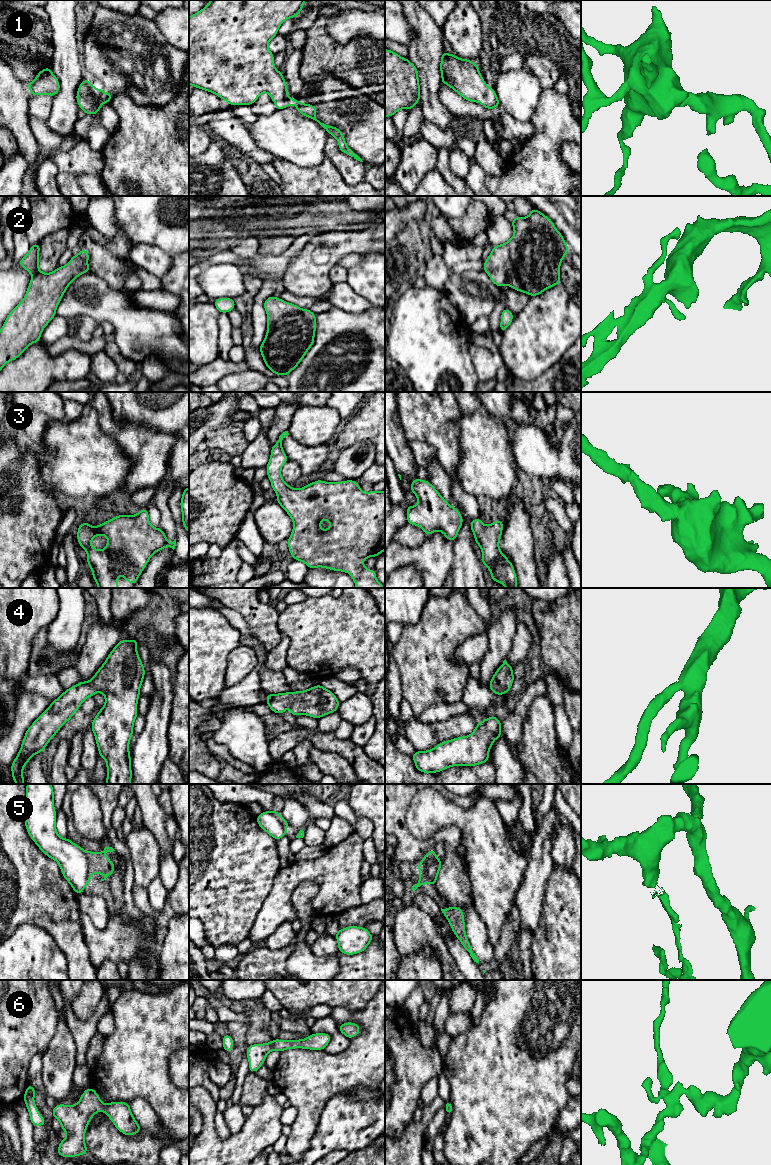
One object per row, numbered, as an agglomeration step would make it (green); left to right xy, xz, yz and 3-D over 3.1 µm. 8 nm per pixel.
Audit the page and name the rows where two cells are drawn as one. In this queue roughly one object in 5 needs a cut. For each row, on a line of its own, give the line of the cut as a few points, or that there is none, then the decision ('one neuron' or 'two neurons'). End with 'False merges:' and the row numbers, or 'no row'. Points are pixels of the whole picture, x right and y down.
1: no cut; one neuron
2: no cut; one neuron
3: no cut; one neuron
4: no cut; one neuron
5: cut in xy along (85, 851), (87, 858), (86, 885); two neurons
6: no cut; one neuron
False merges: 5

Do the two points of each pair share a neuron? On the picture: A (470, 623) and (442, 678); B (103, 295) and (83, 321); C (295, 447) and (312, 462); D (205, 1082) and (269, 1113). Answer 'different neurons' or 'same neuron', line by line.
A: same neuron
B: different neurons
C: same neuron
D: different neurons

